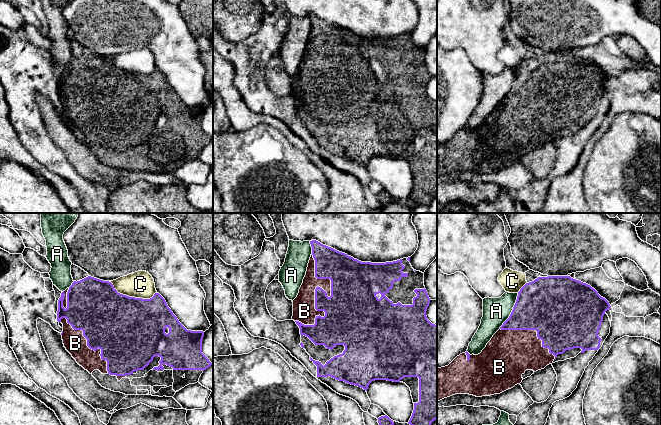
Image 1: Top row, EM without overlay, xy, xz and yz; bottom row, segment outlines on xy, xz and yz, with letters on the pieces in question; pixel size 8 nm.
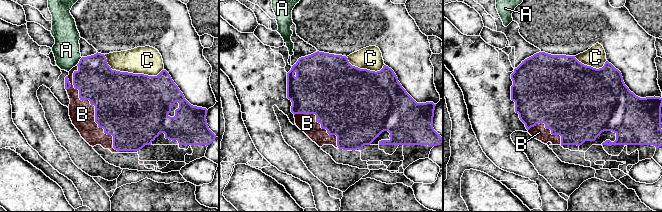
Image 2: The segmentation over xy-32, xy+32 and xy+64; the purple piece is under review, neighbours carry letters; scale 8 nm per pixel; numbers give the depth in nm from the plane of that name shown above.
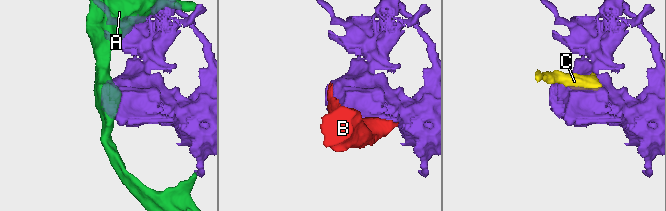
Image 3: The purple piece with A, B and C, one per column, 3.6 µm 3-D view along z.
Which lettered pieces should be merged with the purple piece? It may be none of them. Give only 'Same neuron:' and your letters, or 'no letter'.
Same neuron: B

